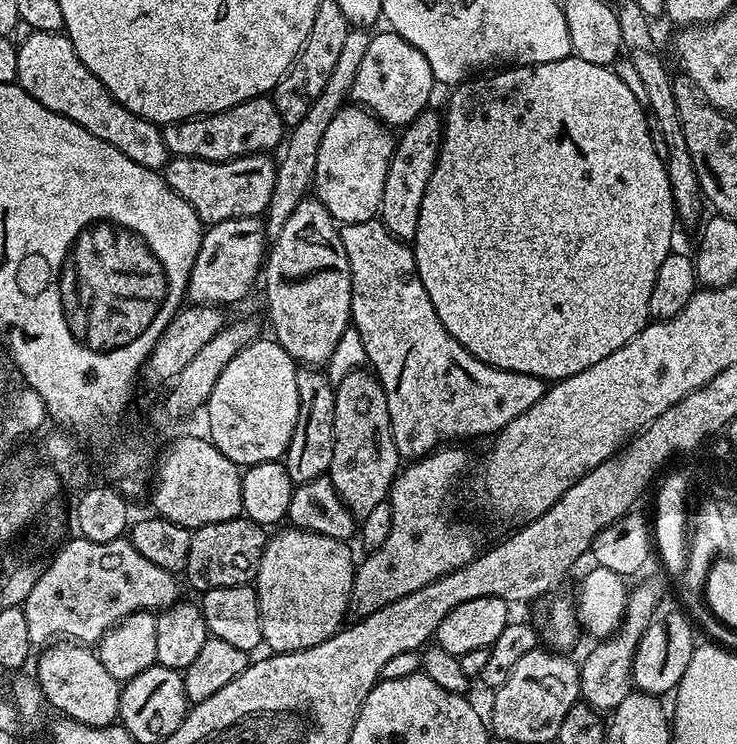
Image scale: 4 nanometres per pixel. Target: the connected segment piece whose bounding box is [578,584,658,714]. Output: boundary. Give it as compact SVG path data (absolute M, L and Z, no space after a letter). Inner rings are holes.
M640 584L628 593L628 600L624 603L624 621L611 636L601 639L584 656L584 661L579 661L580 669L580 700L589 704L596 712L611 714L619 706L622 698L633 691L632 667L634 654L638 650L638 642L650 626L650 622L657 615L656 592L648 584Z

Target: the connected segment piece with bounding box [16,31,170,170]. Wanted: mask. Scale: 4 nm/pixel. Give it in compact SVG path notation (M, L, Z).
M34 32L18 47L18 74L16 83L26 94L30 94L46 110L54 110L54 114L62 114L62 118L70 118L82 126L82 130L90 130L94 138L102 138L102 142L110 142L114 150L122 150L130 162L138 162L138 166L146 166L157 170L163 169L170 159L170 153L161 125L142 118L126 106L114 99L110 90L86 70L82 58L74 50L74 46L64 35L58 32Z

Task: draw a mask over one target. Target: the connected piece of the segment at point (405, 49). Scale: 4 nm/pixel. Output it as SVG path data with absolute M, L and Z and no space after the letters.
M383 31L373 35L362 63L358 65L350 96L376 119L383 120L389 126L403 126L418 118L418 114L429 107L428 99L434 89L432 71L430 62L422 58L422 50L414 50L414 46L410 46L410 42L406 42L406 38L397 32Z

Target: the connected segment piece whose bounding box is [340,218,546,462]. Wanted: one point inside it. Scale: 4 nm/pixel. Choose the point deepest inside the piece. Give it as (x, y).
(437, 392)

